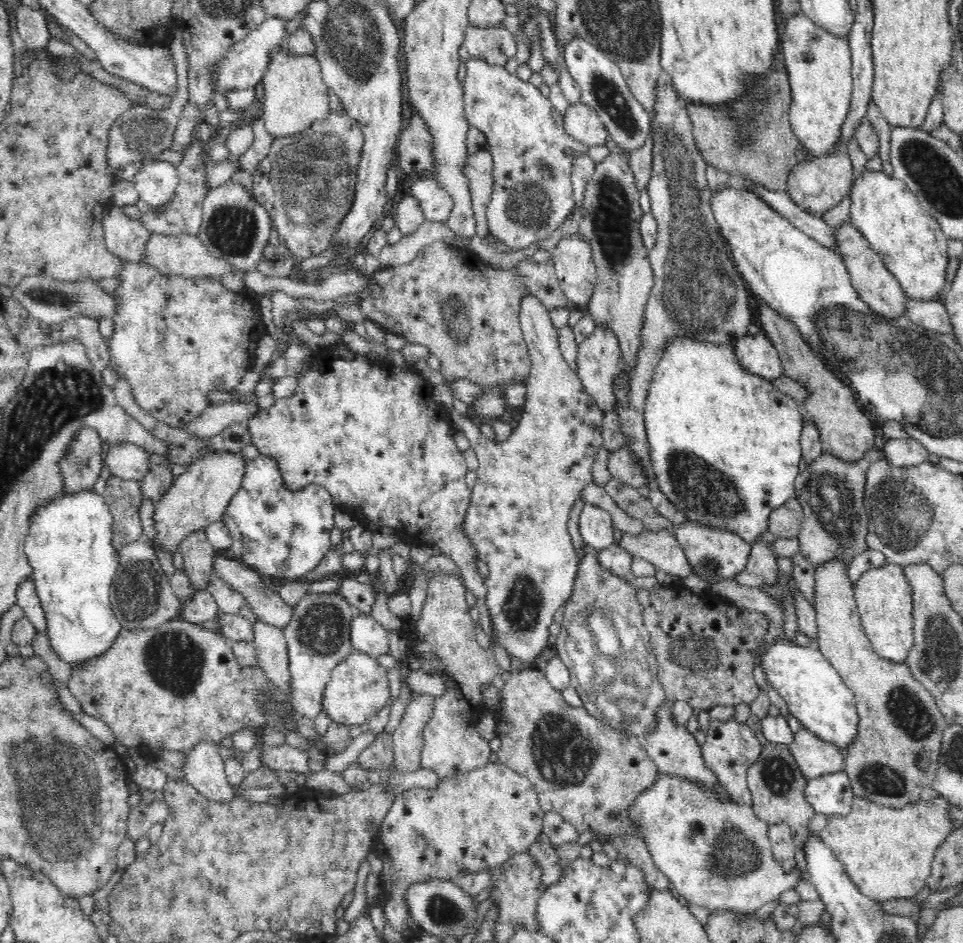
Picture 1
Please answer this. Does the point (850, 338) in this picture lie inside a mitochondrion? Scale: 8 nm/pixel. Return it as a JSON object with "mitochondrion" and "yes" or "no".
{"mitochondrion":"yes"}

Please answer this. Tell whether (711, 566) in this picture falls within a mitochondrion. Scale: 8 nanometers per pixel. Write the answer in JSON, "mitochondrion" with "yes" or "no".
{"mitochondrion":"no"}

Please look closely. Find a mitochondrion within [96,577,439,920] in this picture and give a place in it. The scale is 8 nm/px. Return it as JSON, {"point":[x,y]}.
{"point":[175,661]}

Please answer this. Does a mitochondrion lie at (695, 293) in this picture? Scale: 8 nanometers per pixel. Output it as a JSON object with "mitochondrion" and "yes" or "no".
{"mitochondrion":"yes"}

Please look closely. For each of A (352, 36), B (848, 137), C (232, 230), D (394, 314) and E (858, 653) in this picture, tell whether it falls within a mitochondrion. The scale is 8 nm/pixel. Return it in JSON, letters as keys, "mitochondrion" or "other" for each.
{"A":"mitochondrion","B":"other","C":"mitochondrion","D":"other","E":"other"}

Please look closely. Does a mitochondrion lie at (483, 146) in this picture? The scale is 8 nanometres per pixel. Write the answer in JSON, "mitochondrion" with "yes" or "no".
{"mitochondrion":"no"}

